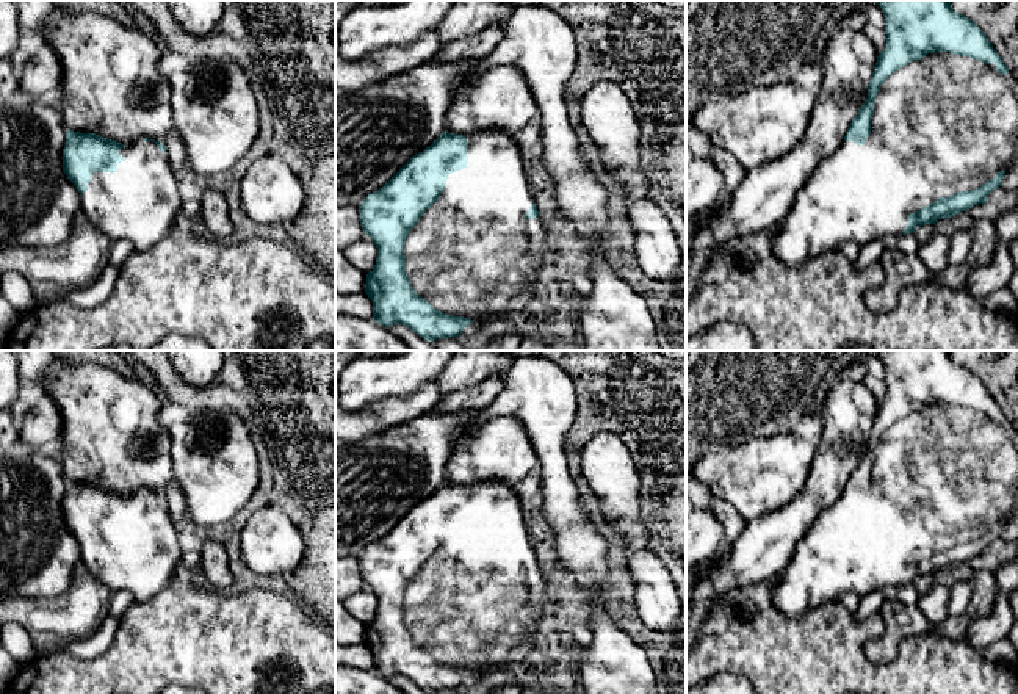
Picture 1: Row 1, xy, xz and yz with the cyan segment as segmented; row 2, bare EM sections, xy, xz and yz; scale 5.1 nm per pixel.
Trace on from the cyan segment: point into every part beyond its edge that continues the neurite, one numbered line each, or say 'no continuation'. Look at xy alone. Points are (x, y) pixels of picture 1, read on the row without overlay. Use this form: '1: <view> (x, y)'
1: xy (138, 553)

